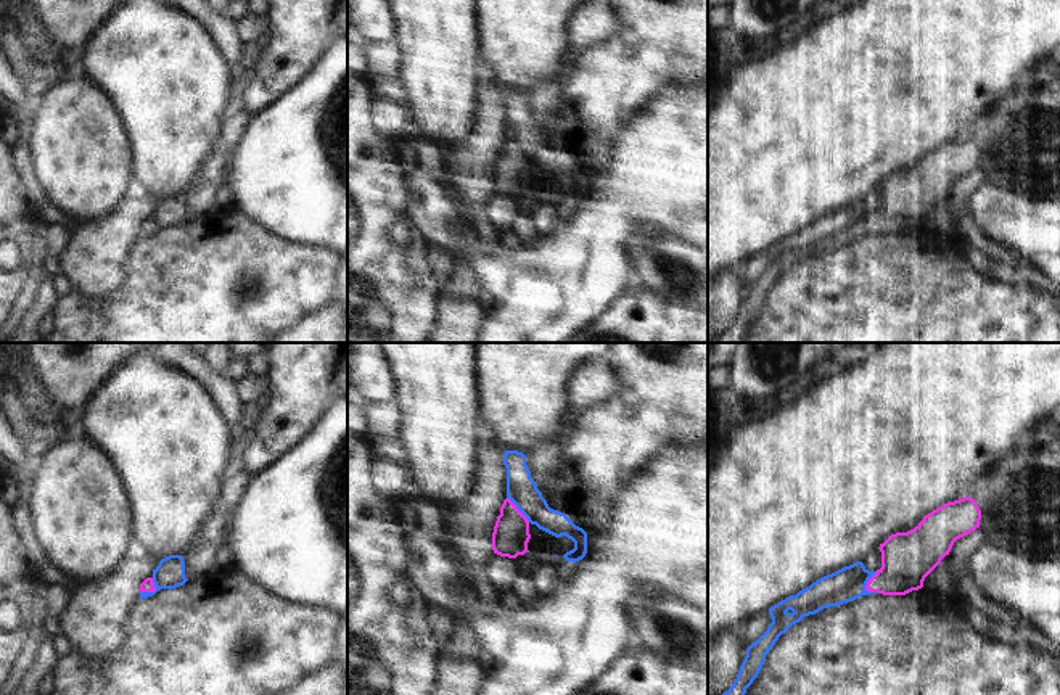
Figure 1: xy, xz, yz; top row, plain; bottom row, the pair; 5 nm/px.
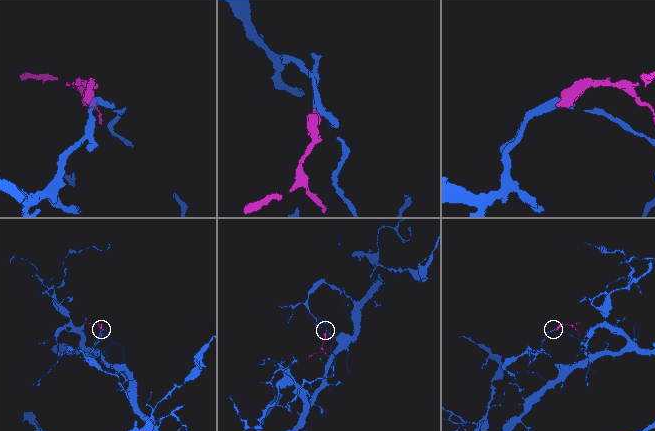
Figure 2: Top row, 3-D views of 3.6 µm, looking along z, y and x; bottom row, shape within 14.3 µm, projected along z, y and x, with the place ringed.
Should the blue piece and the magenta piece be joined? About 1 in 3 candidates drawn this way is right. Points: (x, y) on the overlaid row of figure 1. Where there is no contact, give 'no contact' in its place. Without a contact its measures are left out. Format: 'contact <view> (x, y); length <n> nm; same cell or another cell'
contact yz (867, 581); length 120 nm; another cell

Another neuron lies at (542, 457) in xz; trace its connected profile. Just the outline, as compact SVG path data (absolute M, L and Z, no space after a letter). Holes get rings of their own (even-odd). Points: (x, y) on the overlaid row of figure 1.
M558 439L536 442L524 455L537 487L547 496L553 496L557 492L555 470L561 457L561 442Z

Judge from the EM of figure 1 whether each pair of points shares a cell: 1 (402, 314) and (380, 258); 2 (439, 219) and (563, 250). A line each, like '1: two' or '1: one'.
1: one
2: one

